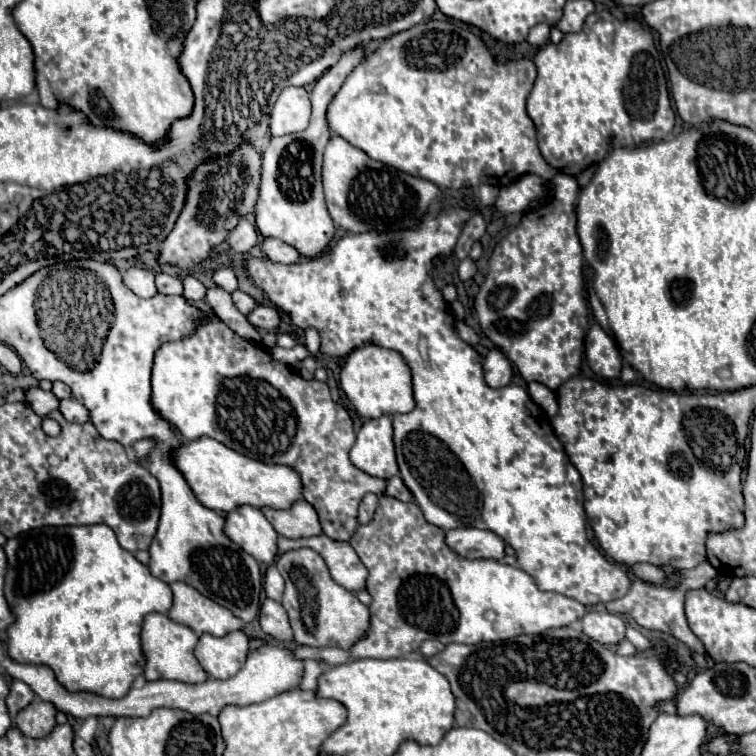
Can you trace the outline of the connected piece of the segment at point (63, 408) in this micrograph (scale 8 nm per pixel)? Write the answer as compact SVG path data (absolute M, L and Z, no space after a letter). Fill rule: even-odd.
M68 398L68 400L60 400L60 408L58 408L60 412L62 412L62 416L68 420L68 422L76 422L76 424L84 424L84 422L88 422L90 418L88 418L88 412L86 412L86 408L78 402L78 400L74 400L74 398Z

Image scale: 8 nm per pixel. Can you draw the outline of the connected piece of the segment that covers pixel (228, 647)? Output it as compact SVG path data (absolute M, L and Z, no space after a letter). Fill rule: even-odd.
M242 630L228 632L226 636L202 634L194 656L212 678L230 678L238 674L248 658L248 636Z

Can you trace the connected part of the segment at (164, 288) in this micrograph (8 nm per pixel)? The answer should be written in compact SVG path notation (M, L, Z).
M156 274L156 288L160 294L182 294L182 280L170 274Z

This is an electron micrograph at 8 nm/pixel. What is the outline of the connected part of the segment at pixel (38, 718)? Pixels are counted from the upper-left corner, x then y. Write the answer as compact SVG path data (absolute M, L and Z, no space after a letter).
M36 698L30 706L20 710L14 718L14 728L18 728L26 738L46 738L56 726L56 708L50 702Z

